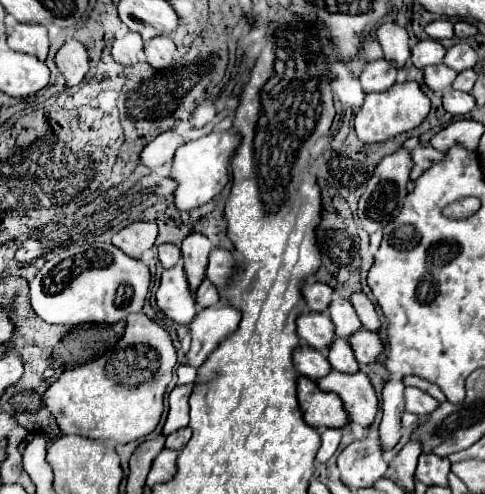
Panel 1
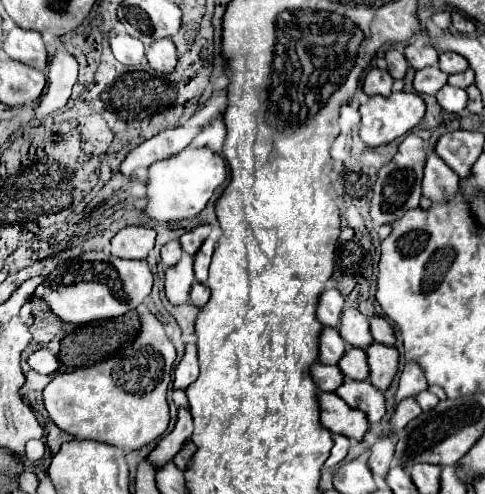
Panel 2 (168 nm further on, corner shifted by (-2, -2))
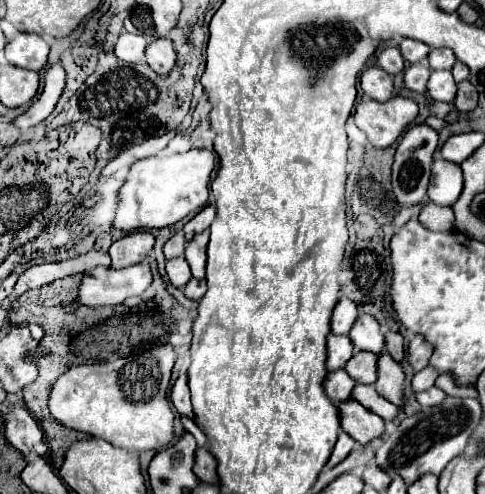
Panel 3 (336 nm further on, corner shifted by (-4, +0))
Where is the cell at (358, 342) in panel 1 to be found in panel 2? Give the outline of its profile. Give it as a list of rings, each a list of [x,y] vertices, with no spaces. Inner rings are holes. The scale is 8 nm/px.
[[[372,343],[366,347],[366,355],[370,367],[370,381],[372,385],[380,387],[380,391],[384,391],[398,371],[398,351],[382,343]]]

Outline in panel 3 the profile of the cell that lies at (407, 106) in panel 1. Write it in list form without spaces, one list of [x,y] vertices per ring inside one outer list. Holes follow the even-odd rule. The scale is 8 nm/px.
[[[392,97],[386,103],[362,101],[354,111],[354,123],[362,129],[372,147],[390,147],[414,121],[418,105],[406,97]]]

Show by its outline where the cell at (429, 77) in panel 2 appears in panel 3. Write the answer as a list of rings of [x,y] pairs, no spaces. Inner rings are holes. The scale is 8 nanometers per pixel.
[[[420,63],[416,65],[410,65],[404,73],[404,85],[410,89],[410,91],[416,91],[416,93],[424,93],[426,91],[426,81],[430,77],[430,69],[428,67],[422,67]]]

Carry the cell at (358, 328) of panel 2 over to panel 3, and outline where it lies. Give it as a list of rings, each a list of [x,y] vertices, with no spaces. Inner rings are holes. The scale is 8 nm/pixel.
[[[360,315],[348,337],[352,339],[358,351],[370,351],[380,355],[384,351],[384,335],[380,331],[378,321],[372,315]]]

